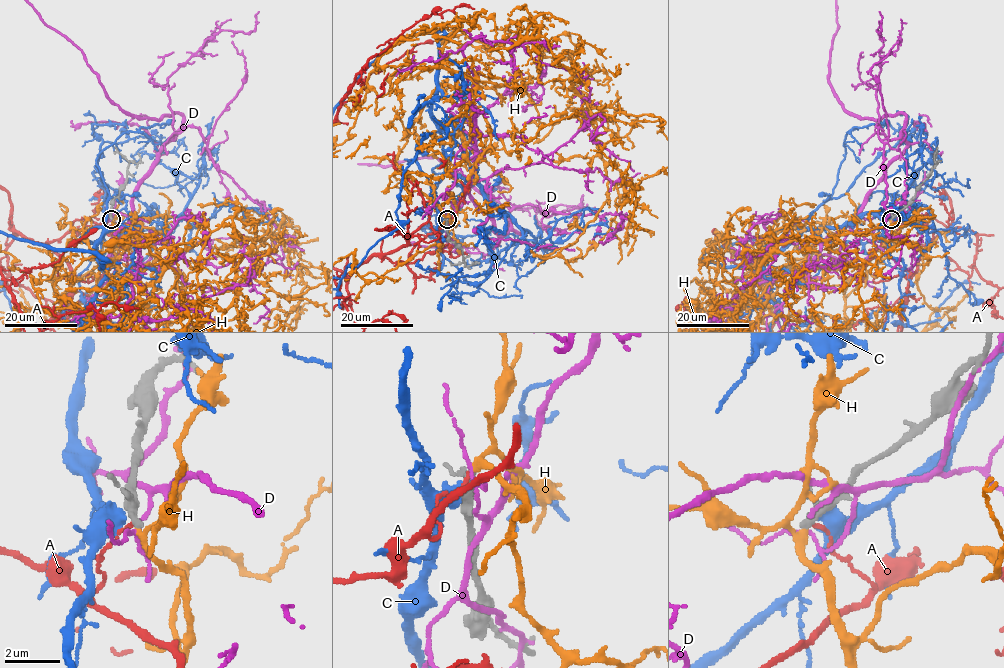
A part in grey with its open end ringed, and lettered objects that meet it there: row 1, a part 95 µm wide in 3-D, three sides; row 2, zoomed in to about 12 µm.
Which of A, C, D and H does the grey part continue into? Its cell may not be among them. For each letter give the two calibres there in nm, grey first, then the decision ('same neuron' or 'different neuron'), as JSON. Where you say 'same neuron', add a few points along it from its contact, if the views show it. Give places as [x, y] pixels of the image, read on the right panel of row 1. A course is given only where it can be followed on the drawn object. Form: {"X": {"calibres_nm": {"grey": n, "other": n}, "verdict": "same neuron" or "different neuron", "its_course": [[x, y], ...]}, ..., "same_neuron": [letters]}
{"A": {"calibres_nm": {"grey": 260, "other": 100}, "verdict": "different neuron"}, "C": {"calibres_nm": {"grey": 360, "other": 600}, "verdict": "different neuron"}, "D": {"calibres_nm": {"grey": 220, "other": 90}, "verdict": "different neuron"}, "H": {"calibres_nm": {"grey": 220, "other": 190}, "verdict": "same neuron"}, "same_neuron": ["H"]}

